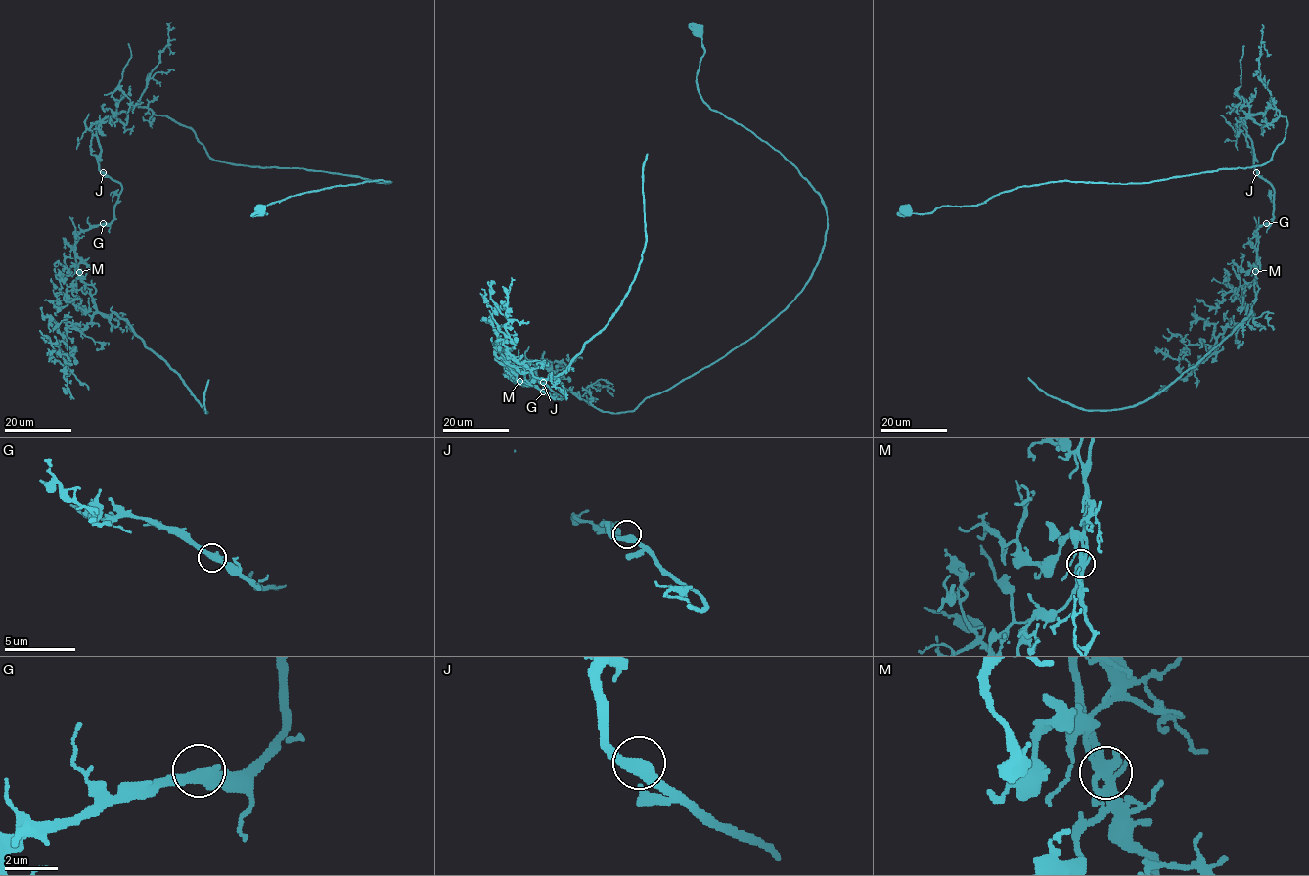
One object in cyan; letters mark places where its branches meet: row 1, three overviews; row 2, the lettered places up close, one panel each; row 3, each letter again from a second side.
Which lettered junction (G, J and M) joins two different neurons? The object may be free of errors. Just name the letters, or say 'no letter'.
M

